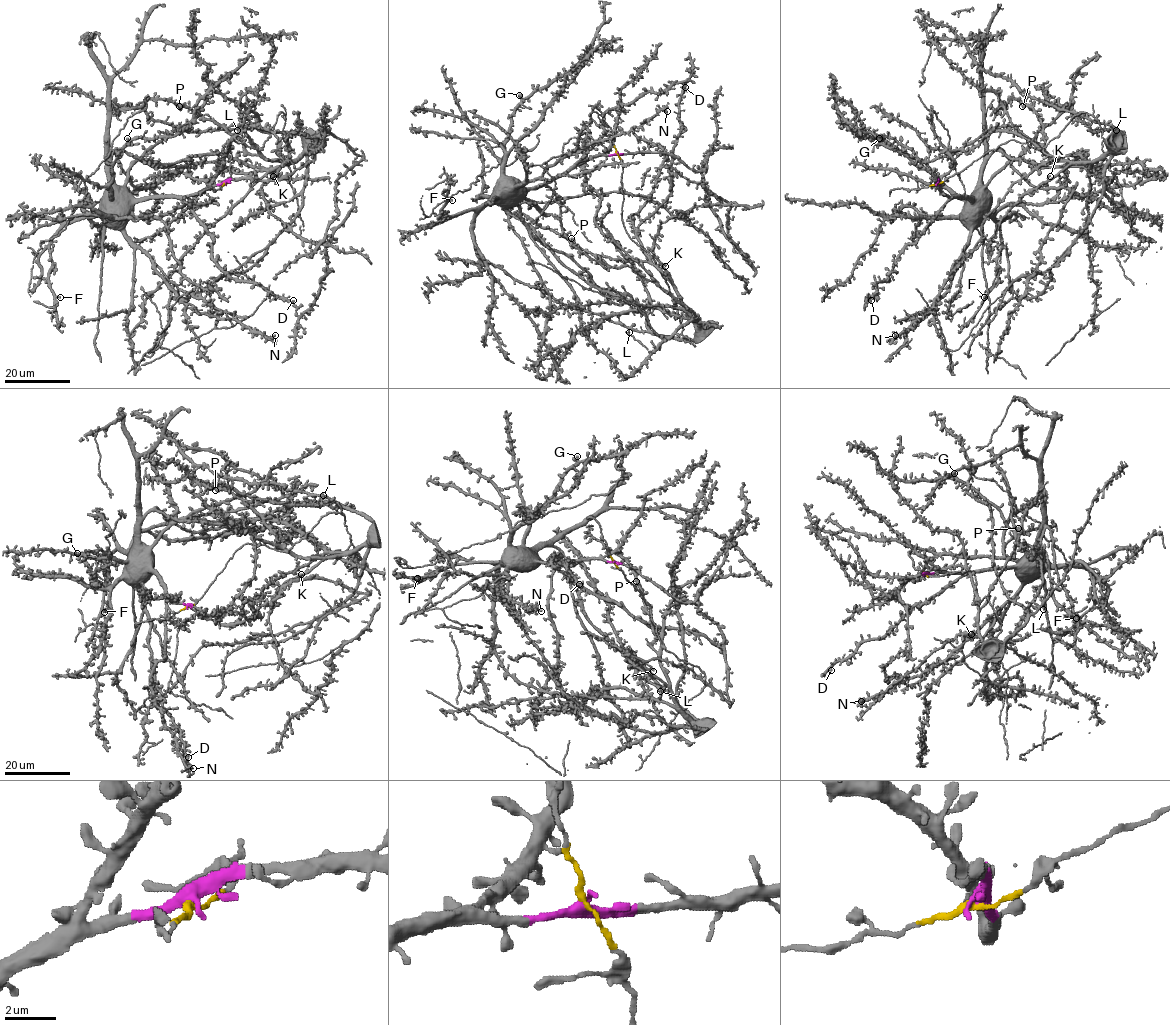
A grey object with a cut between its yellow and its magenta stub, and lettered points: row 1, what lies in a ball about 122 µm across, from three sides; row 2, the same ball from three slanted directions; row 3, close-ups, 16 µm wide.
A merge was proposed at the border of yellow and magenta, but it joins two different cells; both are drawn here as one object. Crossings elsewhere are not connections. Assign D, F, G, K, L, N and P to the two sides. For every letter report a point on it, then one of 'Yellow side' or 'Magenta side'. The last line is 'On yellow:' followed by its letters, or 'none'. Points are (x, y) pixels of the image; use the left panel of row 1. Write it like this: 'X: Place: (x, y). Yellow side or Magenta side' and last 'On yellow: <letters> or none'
D: Place: (293, 300). Magenta side
F: Place: (60, 297). Magenta side
G: Place: (127, 138). Magenta side
K: Place: (273, 176). Yellow side
L: Place: (237, 130). Yellow side
N: Place: (275, 335). Magenta side
P: Place: (179, 106). Yellow side
On yellow: K, L, P

